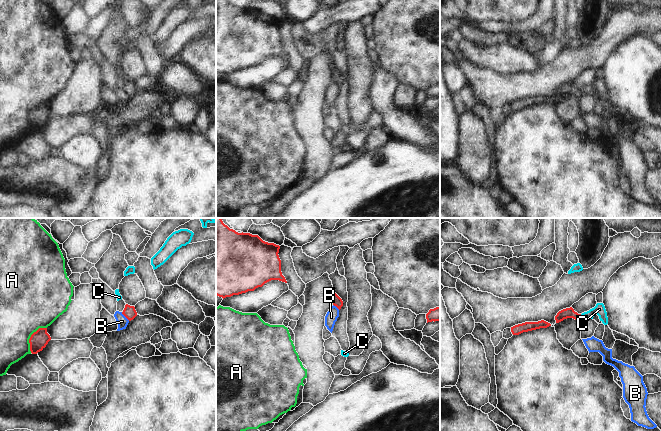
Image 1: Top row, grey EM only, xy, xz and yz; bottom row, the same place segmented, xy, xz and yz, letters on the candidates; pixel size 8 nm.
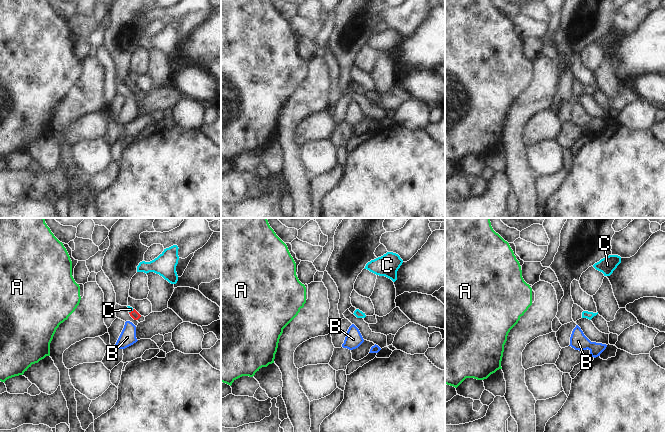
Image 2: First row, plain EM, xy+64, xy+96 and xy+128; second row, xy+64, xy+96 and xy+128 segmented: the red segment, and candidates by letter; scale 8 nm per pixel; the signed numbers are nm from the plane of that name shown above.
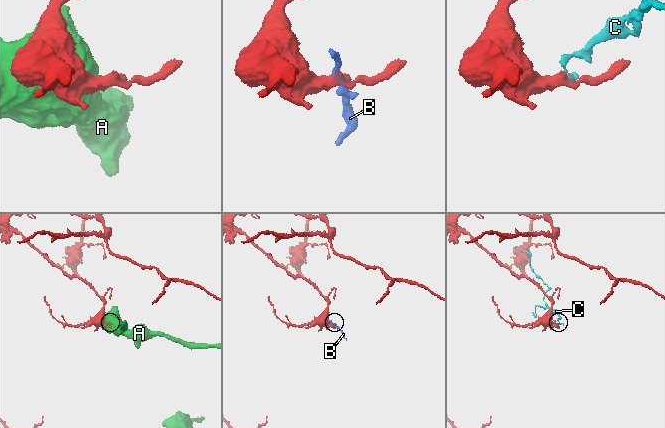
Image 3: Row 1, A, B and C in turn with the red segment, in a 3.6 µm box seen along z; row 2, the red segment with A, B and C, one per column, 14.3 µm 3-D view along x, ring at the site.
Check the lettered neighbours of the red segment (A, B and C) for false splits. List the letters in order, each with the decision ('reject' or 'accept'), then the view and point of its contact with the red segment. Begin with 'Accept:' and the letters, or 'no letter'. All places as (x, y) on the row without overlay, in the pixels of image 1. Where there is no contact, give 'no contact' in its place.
Accept: no letter
A: reject; meets red in xy at (31, 112)
B: reject; meets red in xy at (125, 92)
C: reject; meets red in yz at (580, 91)

